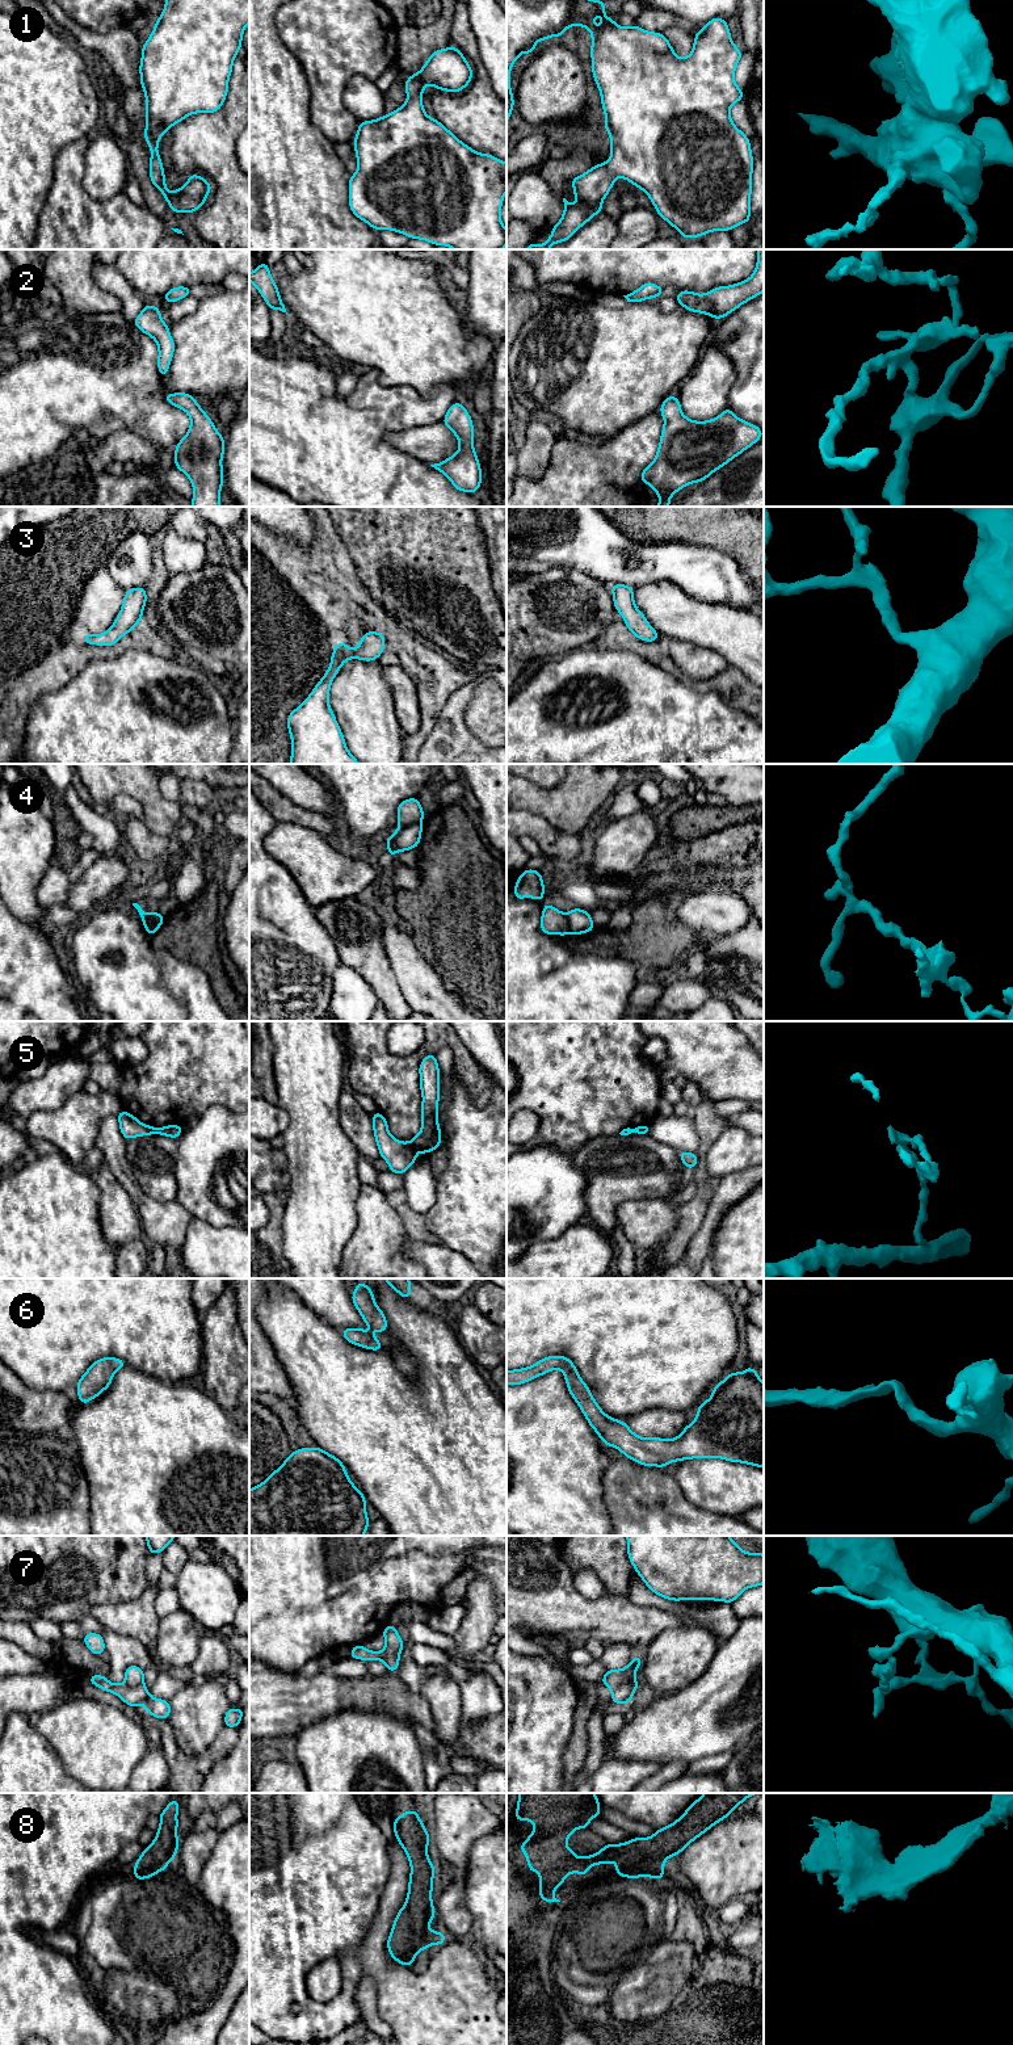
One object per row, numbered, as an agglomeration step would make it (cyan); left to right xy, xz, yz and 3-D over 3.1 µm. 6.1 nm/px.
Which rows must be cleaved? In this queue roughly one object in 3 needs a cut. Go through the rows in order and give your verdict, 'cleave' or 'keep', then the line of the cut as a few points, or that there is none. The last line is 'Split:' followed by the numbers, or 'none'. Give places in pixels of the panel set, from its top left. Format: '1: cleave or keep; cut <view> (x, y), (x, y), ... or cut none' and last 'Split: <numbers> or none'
1: keep; cut none
2: keep; cut none
3: keep; cut none
4: cleave; cut xz (420, 822), (399, 827)
5: cleave; cut xz (410, 1142), (415, 1149)
6: keep; cut none
7: cleave; cut yz (634, 1688), (629, 1684), (621, 1684), (612, 1691)
8: keep; cut none
Split: 4, 5, 7

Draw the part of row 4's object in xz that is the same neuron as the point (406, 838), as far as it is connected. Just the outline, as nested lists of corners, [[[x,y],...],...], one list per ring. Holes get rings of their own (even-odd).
[[[421,823],[399,827],[390,837],[386,839],[388,857],[391,858],[398,852],[419,847],[421,832]]]

